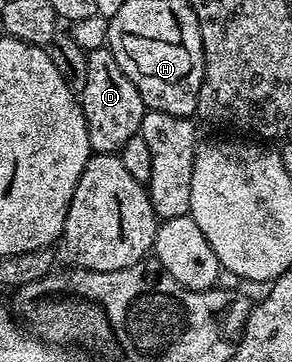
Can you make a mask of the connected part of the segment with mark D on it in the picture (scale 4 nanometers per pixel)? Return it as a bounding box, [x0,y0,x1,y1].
[80,46,148,152]

